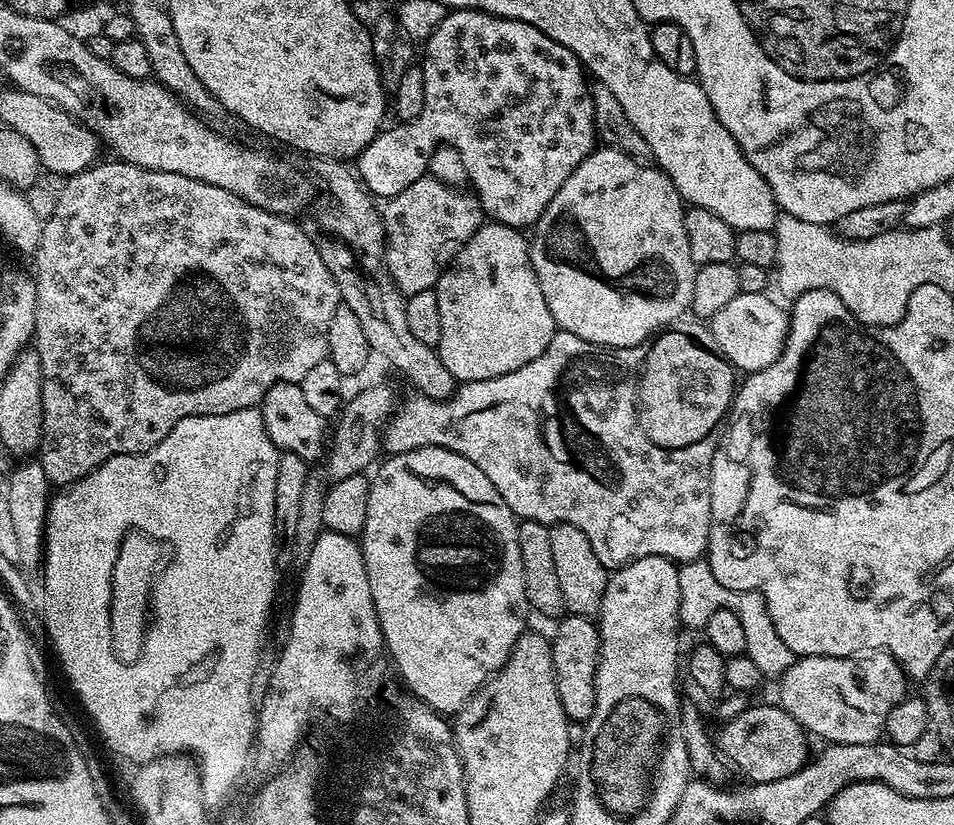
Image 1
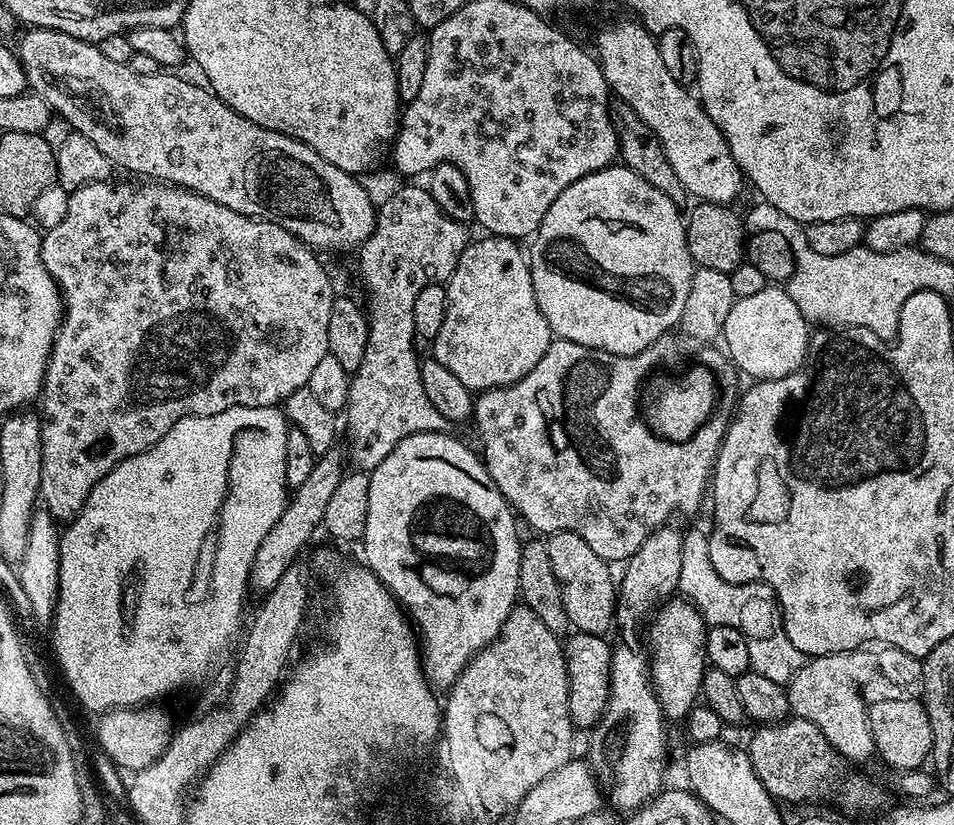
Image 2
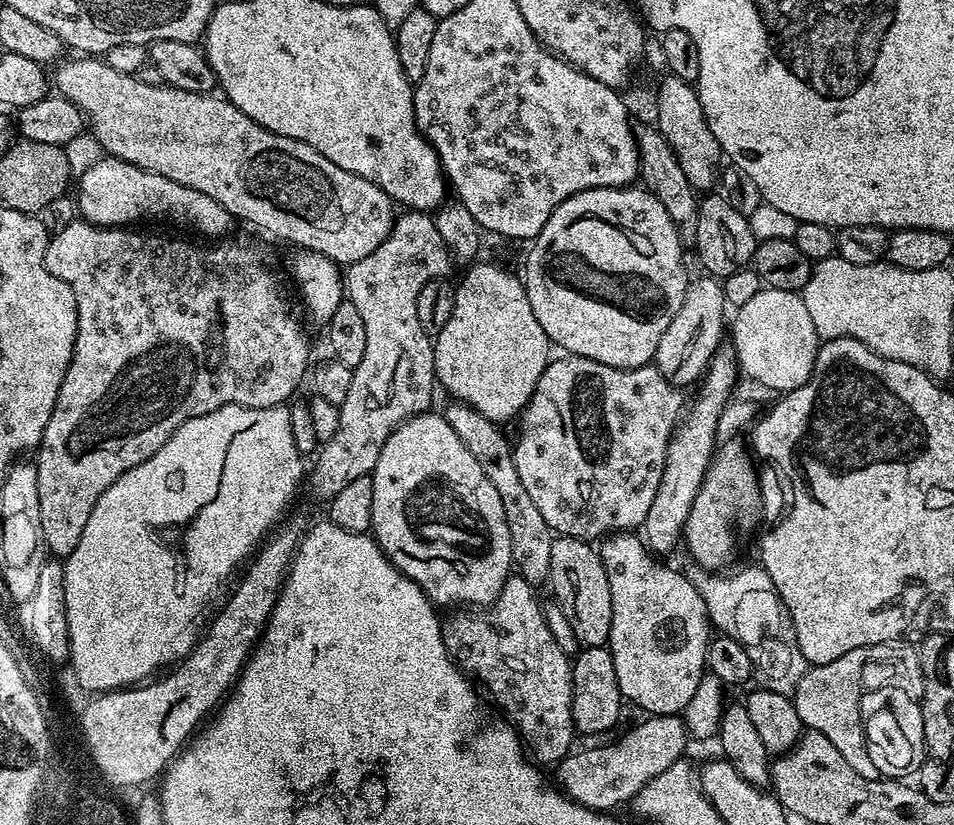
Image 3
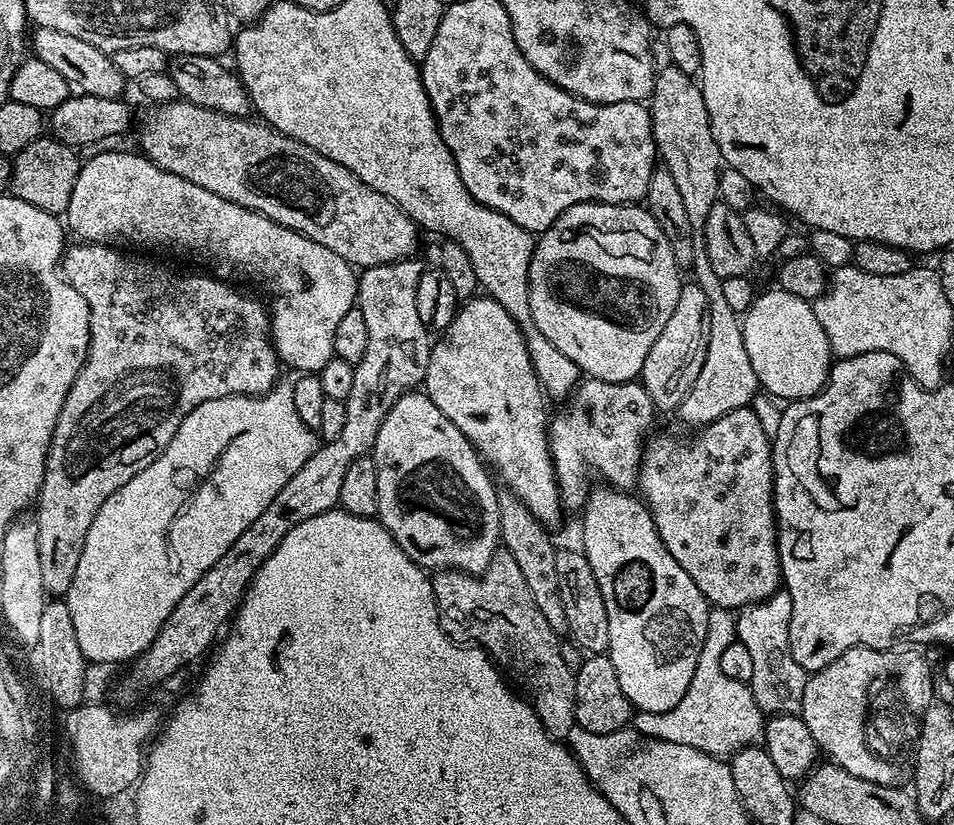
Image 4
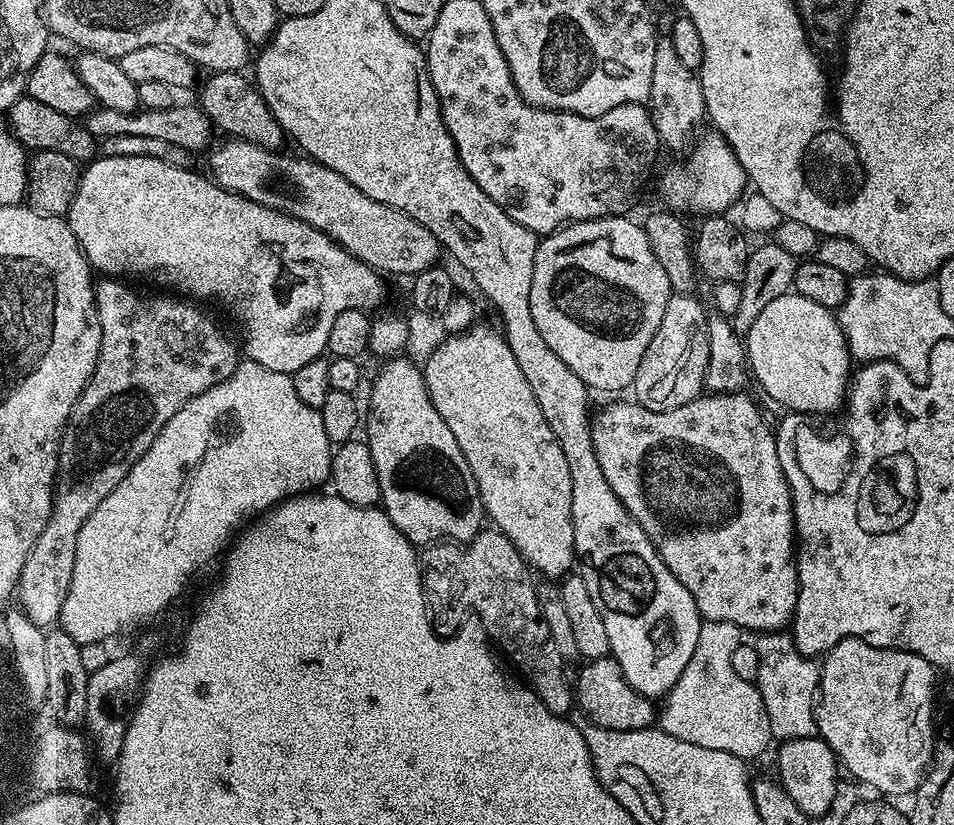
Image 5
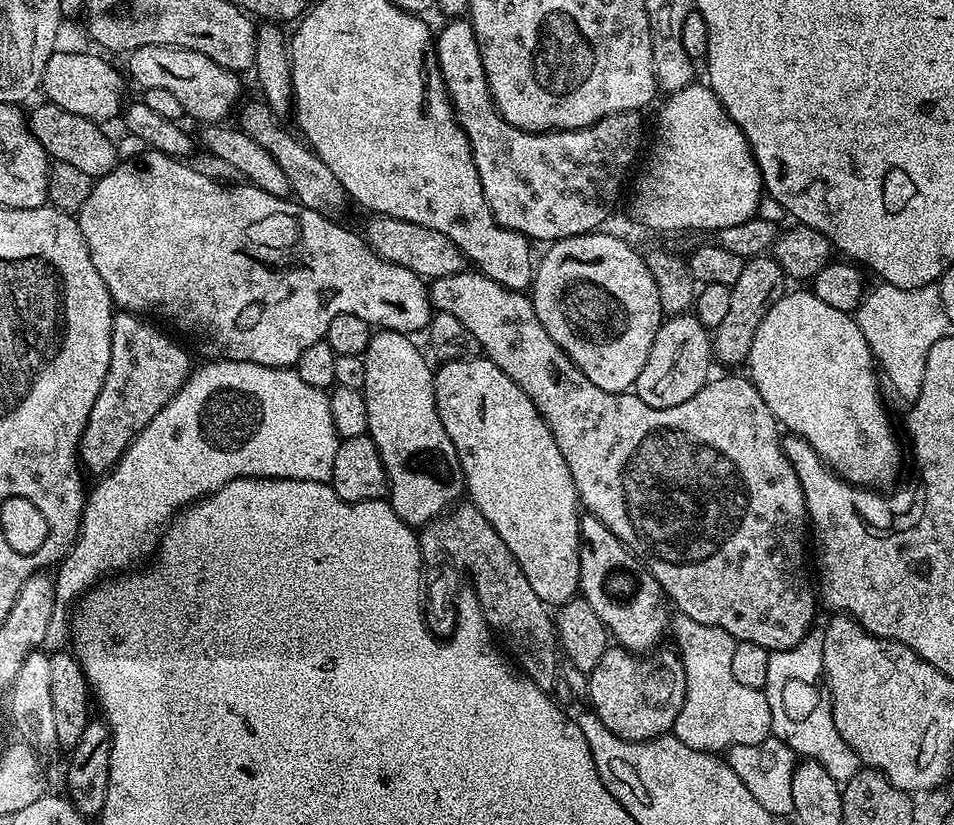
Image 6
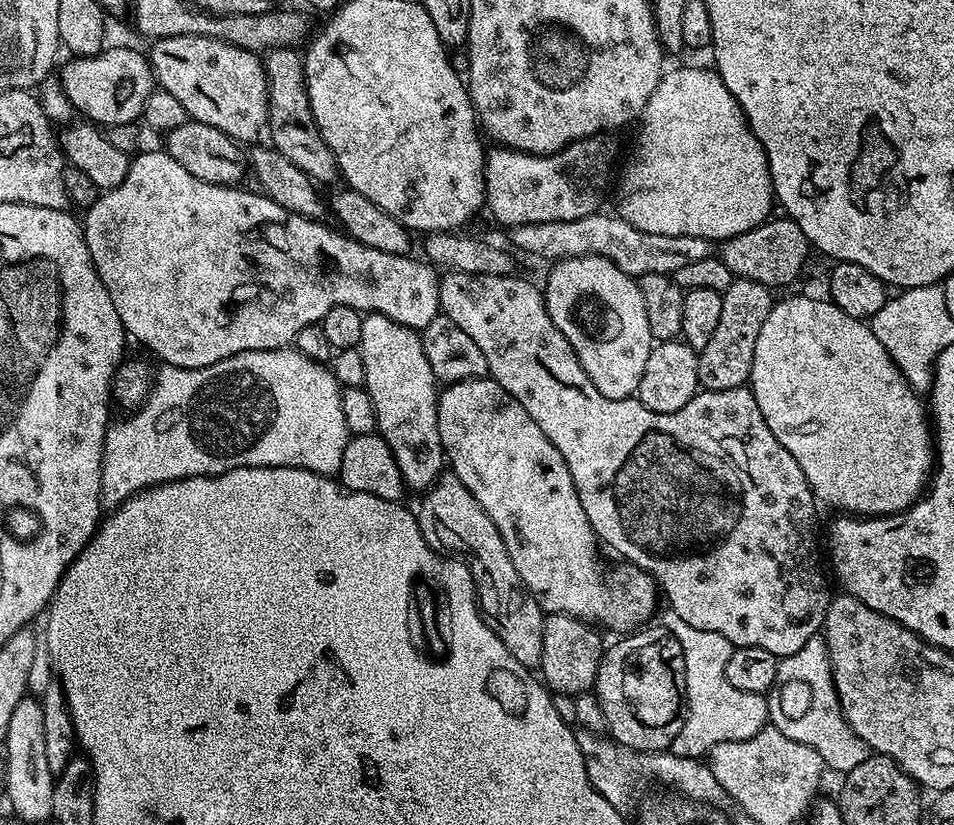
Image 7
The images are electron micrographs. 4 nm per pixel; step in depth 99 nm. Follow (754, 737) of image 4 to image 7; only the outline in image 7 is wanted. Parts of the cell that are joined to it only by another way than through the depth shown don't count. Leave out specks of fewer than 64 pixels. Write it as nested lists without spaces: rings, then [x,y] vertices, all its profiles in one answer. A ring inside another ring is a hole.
[[[665,611],[663,627],[682,646],[682,658],[686,658],[686,700],[688,720],[682,722],[678,738],[674,738],[671,752],[682,758],[704,758],[718,742],[742,742],[754,738],[769,723],[768,701],[758,694],[746,694],[737,690],[726,679],[726,662],[730,662],[733,644],[722,634],[710,630],[694,630],[694,626],[682,622],[678,614]]]

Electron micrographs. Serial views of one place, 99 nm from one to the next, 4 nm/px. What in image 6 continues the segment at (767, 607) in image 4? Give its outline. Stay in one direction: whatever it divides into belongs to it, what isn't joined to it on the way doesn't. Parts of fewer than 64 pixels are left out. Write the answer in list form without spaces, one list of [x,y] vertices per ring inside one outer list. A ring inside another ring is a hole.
[[[810,630],[790,650],[778,650],[770,655],[766,686],[762,690],[770,702],[772,736],[790,746],[797,757],[814,760],[825,767],[841,786],[862,770],[857,752],[838,734],[832,717],[832,701],[828,698],[822,662],[823,631]]]

